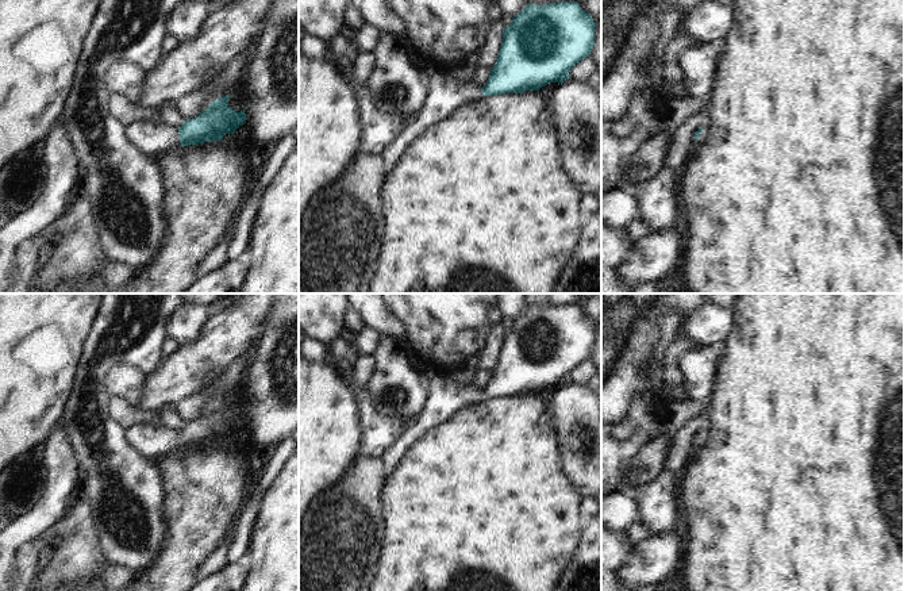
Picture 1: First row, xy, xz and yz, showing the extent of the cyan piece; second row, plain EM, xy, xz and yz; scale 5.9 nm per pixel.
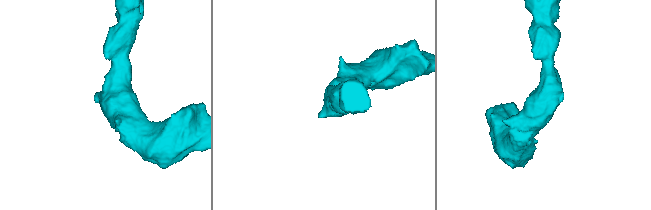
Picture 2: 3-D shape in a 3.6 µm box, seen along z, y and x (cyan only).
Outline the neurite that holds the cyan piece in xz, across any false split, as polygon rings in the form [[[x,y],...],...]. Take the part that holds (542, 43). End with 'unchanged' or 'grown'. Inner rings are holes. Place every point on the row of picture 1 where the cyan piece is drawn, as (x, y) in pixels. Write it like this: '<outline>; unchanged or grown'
[[[577,1],[549,3],[545,5],[528,4],[513,16],[512,23],[503,28],[503,42],[497,61],[492,68],[488,81],[482,88],[473,82],[459,82],[435,66],[428,65],[427,97],[416,119],[405,126],[400,134],[381,151],[386,160],[386,173],[399,161],[408,145],[427,127],[446,119],[461,105],[484,96],[501,93],[523,93],[538,91],[550,82],[569,80],[570,69],[592,53],[595,45],[596,22]]]; grown

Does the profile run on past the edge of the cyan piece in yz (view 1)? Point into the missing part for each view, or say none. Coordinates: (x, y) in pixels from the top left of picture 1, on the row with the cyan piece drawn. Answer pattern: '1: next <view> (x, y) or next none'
1: next yz (697, 144)

